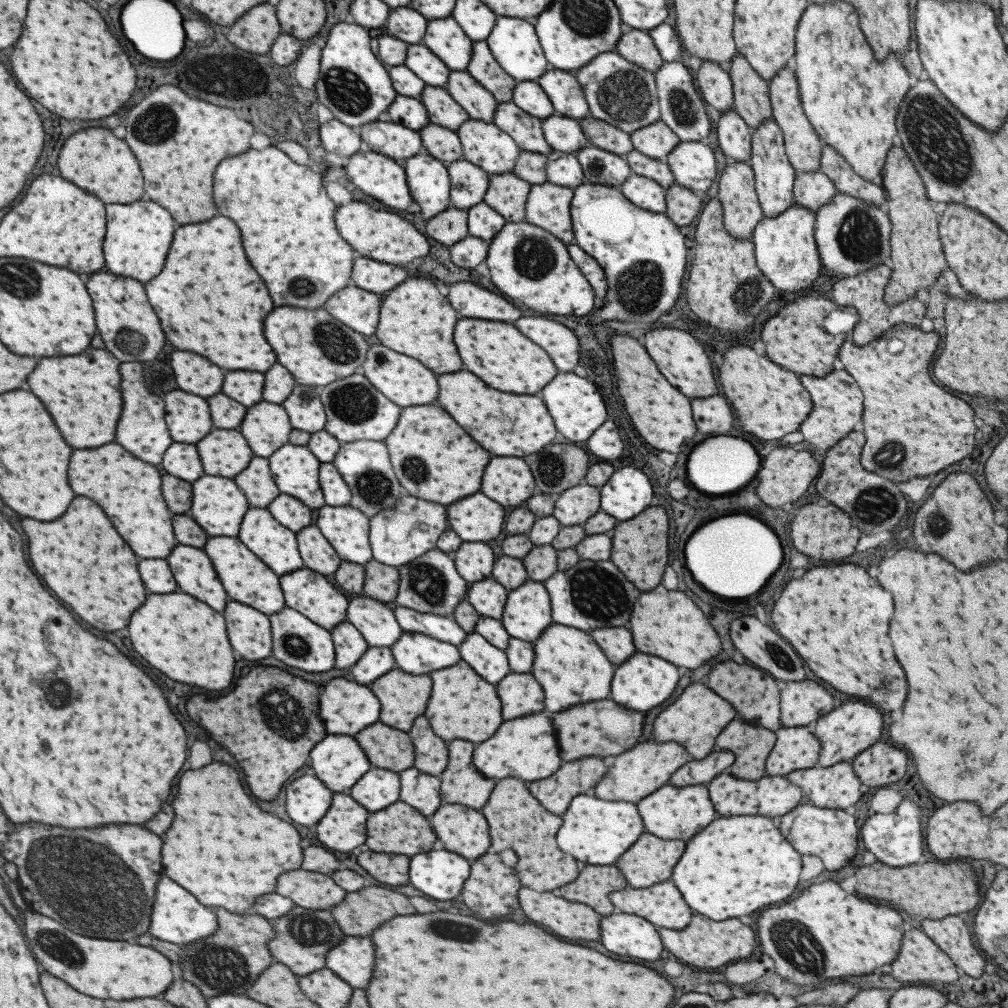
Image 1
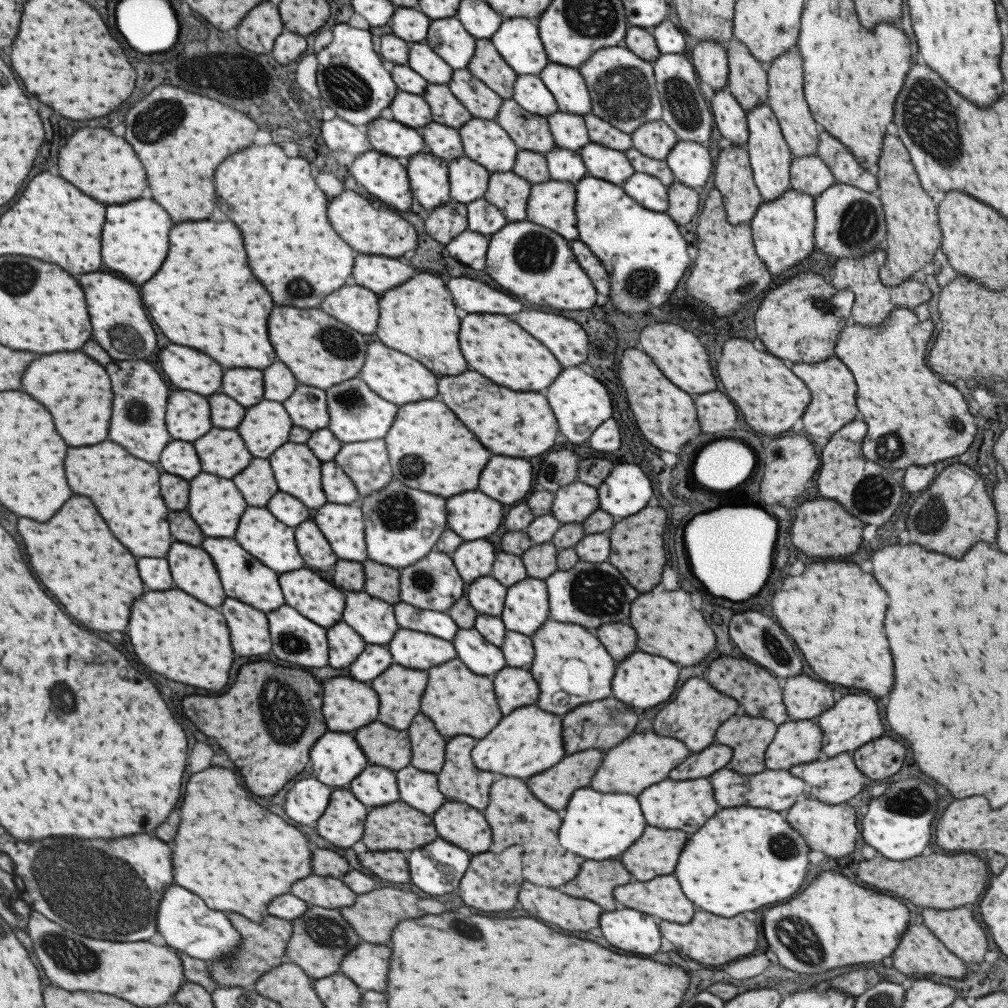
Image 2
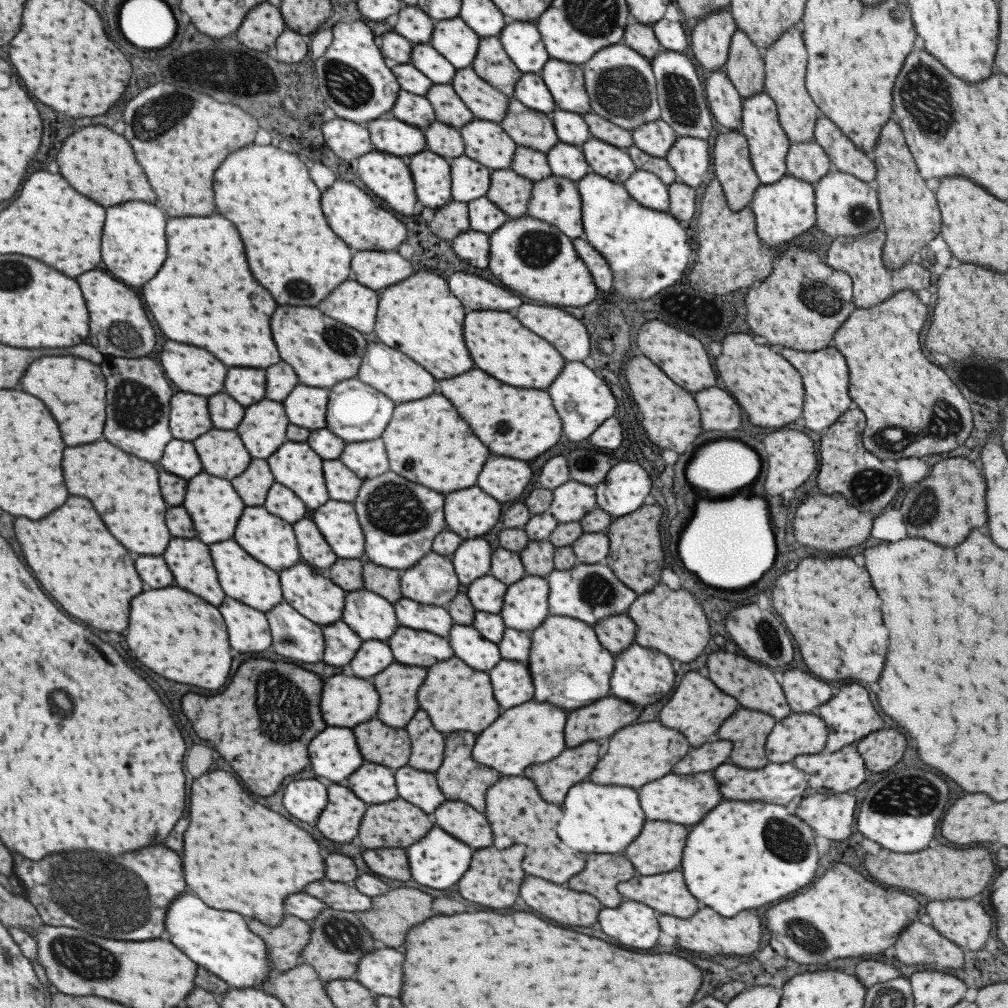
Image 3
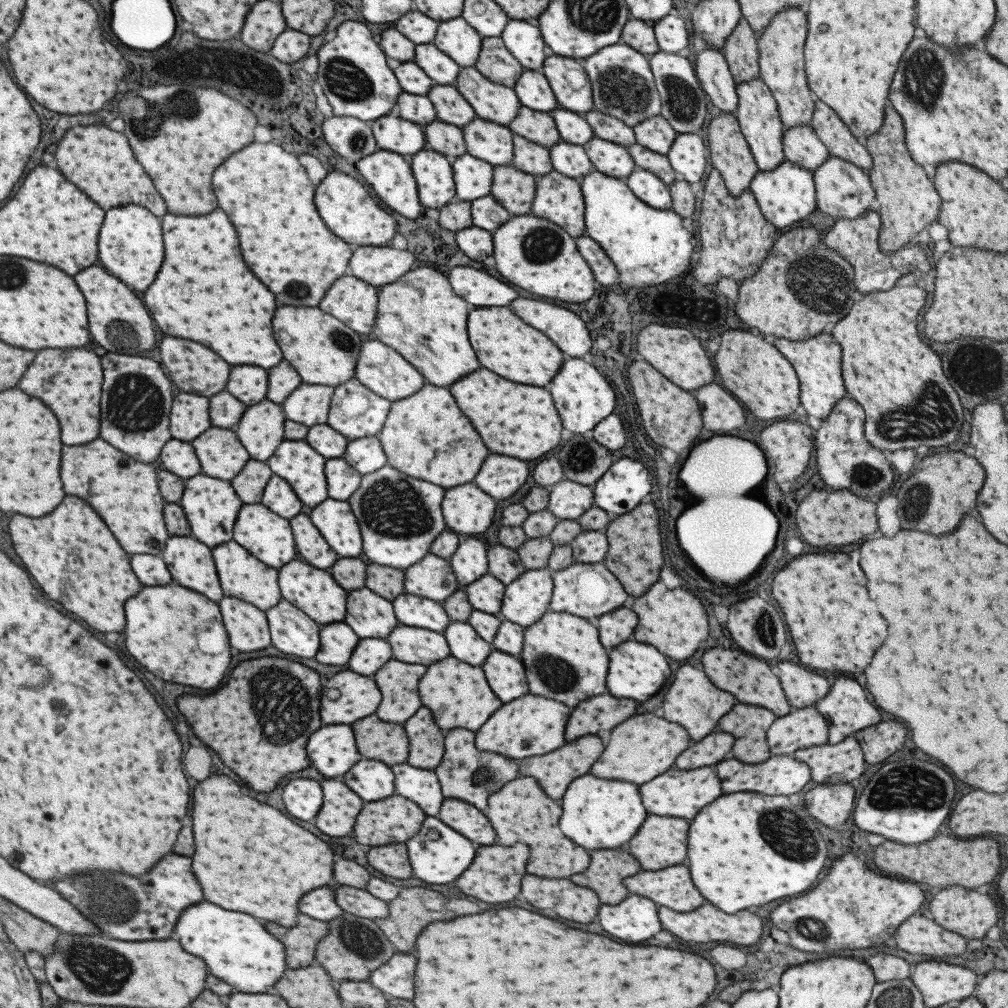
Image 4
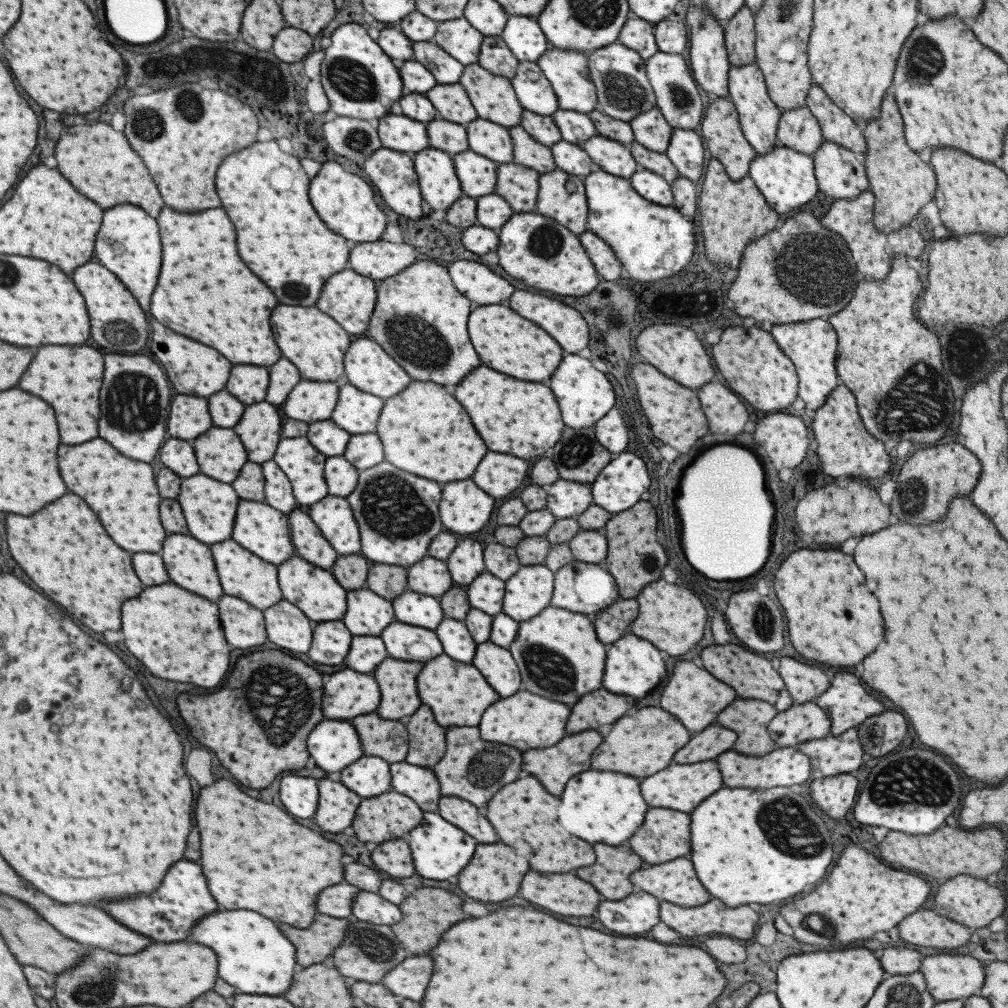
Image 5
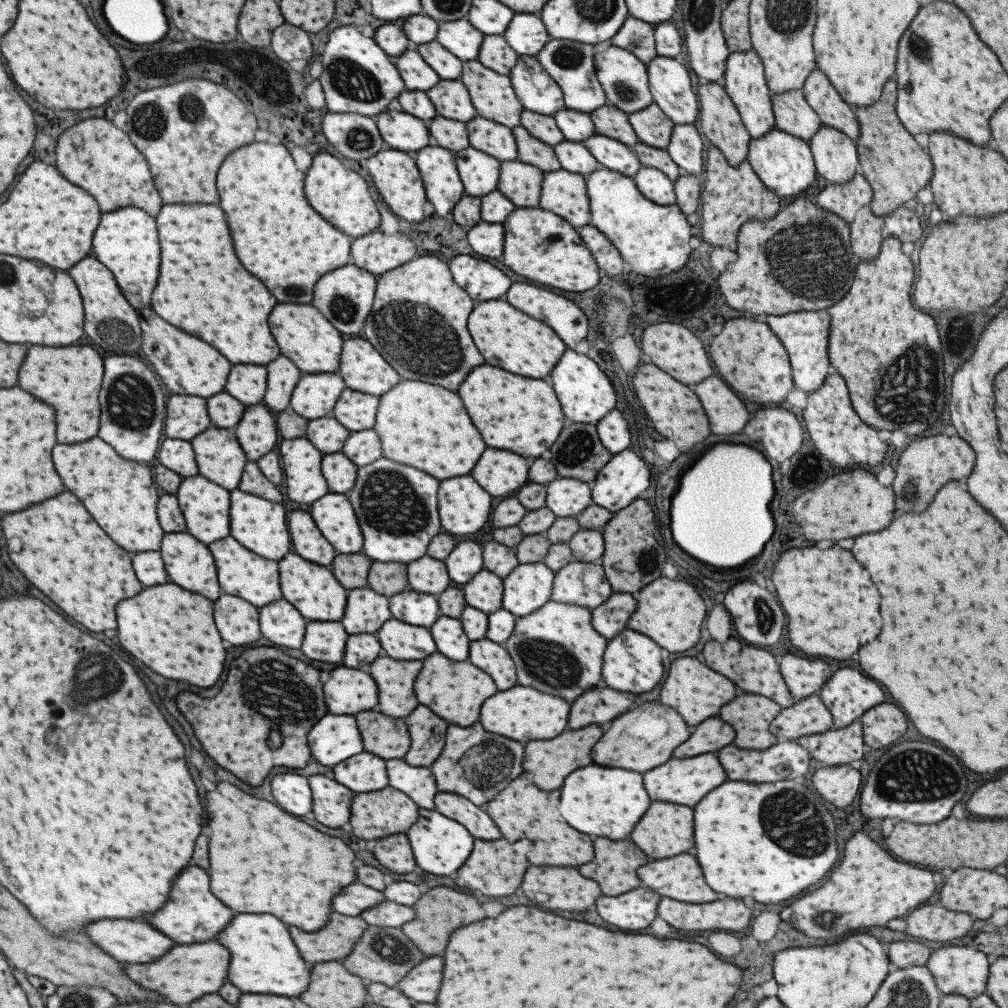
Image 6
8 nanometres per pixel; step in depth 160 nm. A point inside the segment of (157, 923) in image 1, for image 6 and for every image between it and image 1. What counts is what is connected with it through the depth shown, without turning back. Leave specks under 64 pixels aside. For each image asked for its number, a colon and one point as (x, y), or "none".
2: (187, 925)
3: (220, 941)
4: (236, 948)
5: (252, 956)
6: (262, 959)

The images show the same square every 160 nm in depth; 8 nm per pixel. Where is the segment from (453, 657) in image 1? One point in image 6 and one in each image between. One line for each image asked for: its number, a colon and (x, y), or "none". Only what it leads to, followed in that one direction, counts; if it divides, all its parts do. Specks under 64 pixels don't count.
2: (409, 649)
3: (412, 647)
4: (408, 644)
5: (403, 642)
6: (401, 641)

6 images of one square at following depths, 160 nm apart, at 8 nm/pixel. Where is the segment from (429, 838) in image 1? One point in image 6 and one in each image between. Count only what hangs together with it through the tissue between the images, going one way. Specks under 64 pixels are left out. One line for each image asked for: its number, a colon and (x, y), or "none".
2: (396, 826)
3: (396, 824)
4: (395, 819)
5: (391, 815)
6: (388, 811)

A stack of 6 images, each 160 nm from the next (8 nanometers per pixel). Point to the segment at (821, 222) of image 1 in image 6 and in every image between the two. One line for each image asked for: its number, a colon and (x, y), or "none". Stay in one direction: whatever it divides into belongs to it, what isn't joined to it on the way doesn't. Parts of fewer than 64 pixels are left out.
2: (848, 222)
3: (844, 205)
4: (842, 190)
5: (839, 173)
6: (835, 159)

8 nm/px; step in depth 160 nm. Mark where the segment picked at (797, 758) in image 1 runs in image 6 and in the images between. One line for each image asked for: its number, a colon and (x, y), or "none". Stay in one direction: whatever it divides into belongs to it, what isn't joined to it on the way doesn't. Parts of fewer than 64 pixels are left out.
2: (794, 743)
3: (797, 734)
4: (803, 728)
5: (797, 724)
6: (809, 716)

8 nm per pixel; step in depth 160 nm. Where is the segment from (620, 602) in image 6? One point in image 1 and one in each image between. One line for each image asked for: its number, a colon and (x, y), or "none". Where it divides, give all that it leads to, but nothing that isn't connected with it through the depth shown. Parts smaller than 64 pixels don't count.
1: (616, 644)
2: (619, 640)
3: (616, 633)
4: (616, 627)
5: (610, 623)

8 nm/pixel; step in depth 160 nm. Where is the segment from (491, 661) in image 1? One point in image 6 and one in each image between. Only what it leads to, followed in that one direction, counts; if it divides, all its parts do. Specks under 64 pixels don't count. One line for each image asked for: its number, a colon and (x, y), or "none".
2: (481, 657)
3: (468, 645)
4: (466, 645)
5: (457, 643)
6: (449, 638)

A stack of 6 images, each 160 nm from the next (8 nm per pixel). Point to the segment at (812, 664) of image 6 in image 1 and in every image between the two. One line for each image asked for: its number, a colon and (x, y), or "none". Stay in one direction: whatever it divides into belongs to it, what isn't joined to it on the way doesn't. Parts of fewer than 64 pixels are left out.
1: (802, 703)
2: (803, 698)
3: (803, 693)
4: (802, 688)
5: (802, 682)

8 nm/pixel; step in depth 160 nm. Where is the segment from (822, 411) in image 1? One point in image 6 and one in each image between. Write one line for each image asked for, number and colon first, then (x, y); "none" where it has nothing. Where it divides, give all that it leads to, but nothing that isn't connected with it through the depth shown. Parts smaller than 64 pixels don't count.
2: (831, 386)
3: (825, 376)
4: (817, 360)
5: (811, 345)
6: (804, 335)

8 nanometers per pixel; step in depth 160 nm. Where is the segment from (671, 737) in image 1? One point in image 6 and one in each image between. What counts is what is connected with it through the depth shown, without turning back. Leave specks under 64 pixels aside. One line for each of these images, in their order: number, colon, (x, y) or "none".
2: (692, 716)
3: (696, 708)
4: (691, 701)
5: (694, 698)
6: (695, 692)

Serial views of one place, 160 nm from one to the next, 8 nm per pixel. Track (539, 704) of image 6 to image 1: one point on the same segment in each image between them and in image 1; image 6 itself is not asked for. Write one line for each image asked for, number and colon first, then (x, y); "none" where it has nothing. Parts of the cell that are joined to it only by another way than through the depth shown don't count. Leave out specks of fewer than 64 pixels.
1: (525, 747)
2: (527, 741)
3: (532, 733)
4: (536, 724)
5: (525, 721)

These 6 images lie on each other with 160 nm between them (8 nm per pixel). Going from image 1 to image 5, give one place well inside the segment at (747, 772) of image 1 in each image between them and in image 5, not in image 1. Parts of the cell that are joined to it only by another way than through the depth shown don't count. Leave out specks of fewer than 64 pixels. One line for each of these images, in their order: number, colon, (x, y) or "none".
2: (739, 732)
3: (747, 729)
4: (747, 724)
5: (747, 718)

